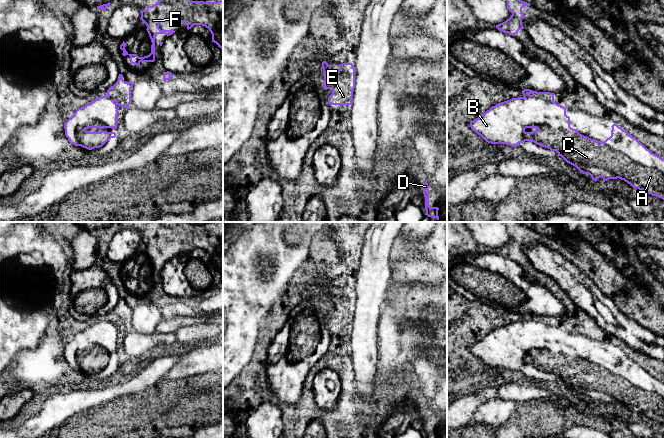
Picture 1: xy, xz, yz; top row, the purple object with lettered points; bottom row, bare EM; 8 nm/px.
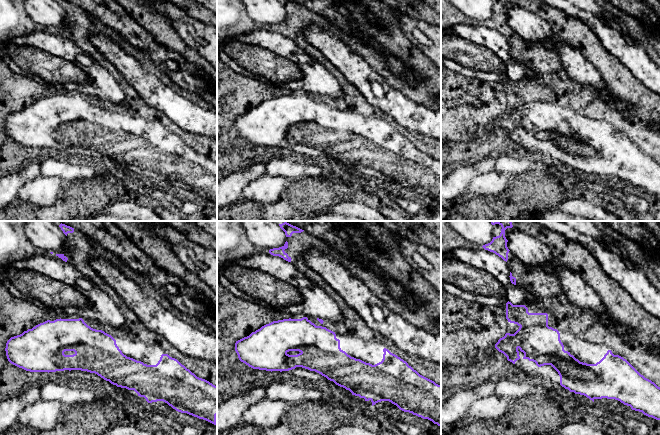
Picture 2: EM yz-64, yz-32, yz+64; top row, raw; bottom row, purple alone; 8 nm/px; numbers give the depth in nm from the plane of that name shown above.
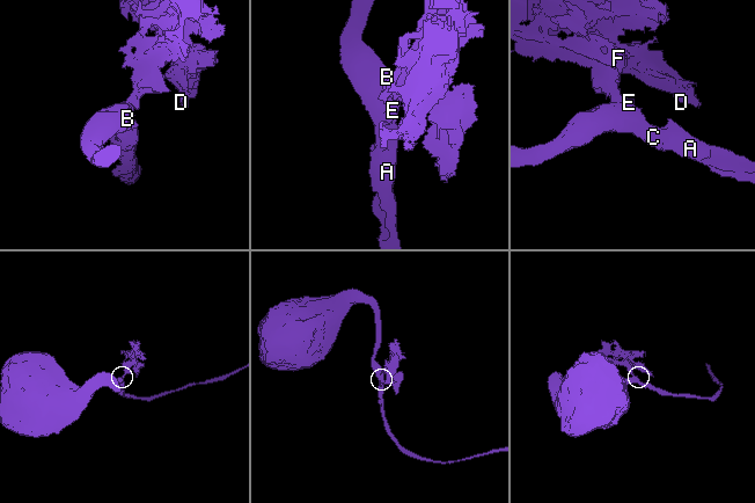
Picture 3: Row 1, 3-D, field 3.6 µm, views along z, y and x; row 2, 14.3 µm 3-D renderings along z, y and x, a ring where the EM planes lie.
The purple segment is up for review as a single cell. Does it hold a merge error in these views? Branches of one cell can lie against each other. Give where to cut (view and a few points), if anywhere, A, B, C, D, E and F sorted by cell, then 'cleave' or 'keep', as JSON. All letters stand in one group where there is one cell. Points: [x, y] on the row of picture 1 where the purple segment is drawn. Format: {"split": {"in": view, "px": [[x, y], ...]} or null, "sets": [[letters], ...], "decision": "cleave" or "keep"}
{"split": {"in": "yz", "px": [[532, 94], [553, 101]]}, "sets": [["A", "B", "C"], ["D", "E", "F"]], "decision": "cleave"}

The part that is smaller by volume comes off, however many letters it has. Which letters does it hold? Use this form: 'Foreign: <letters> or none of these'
Foreign: D, E, F

